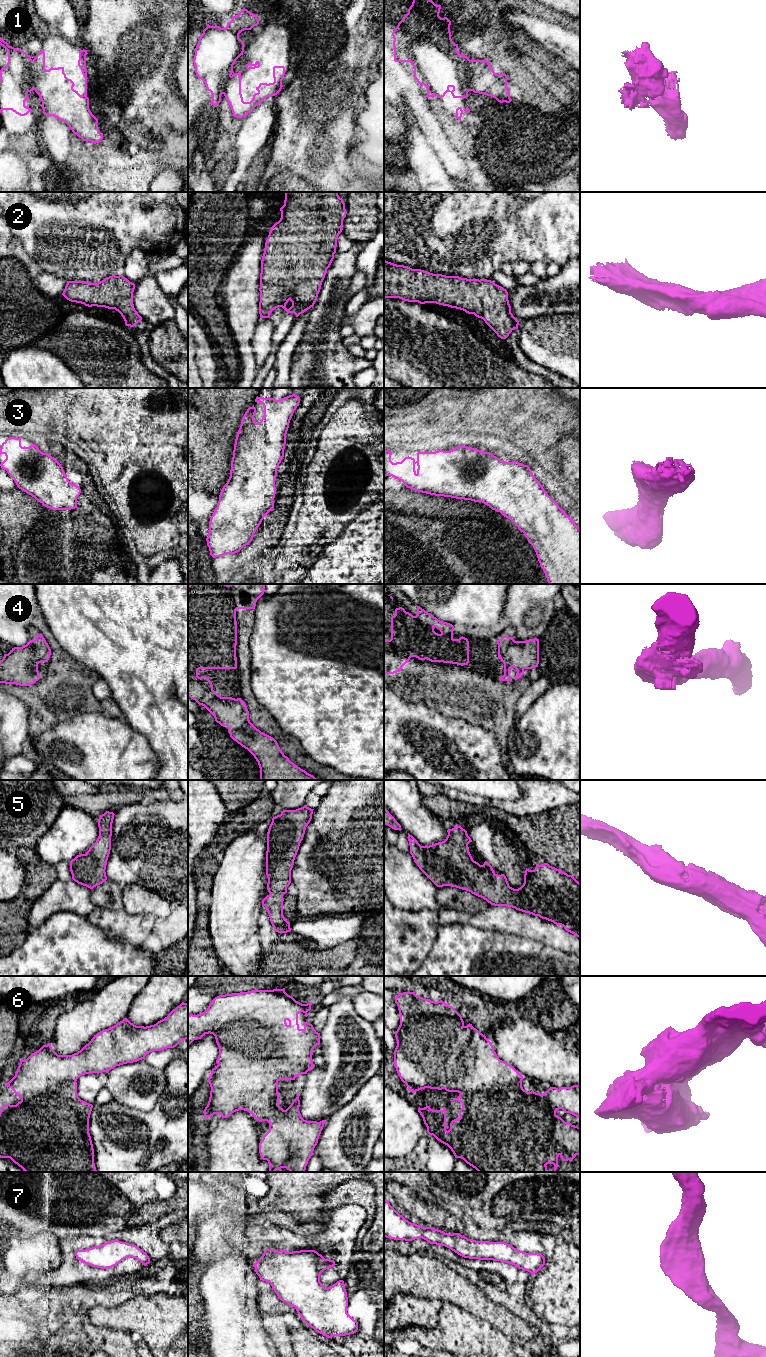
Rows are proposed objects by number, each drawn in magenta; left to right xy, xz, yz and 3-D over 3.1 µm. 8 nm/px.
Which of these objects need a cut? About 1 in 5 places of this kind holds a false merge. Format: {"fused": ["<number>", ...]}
{"fused": ["1", "6"]}

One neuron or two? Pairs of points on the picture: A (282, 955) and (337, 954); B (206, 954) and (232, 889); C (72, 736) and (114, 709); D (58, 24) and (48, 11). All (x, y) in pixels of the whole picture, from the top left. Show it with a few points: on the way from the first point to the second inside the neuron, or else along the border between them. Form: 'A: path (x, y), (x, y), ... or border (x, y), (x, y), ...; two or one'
A: path (296, 958), (323, 958); one
B: border (208, 932), (212, 948), (218, 958); two
C: border (101, 712), (113, 717), (122, 717); two
D: path (58, 21), (51, 14); one

